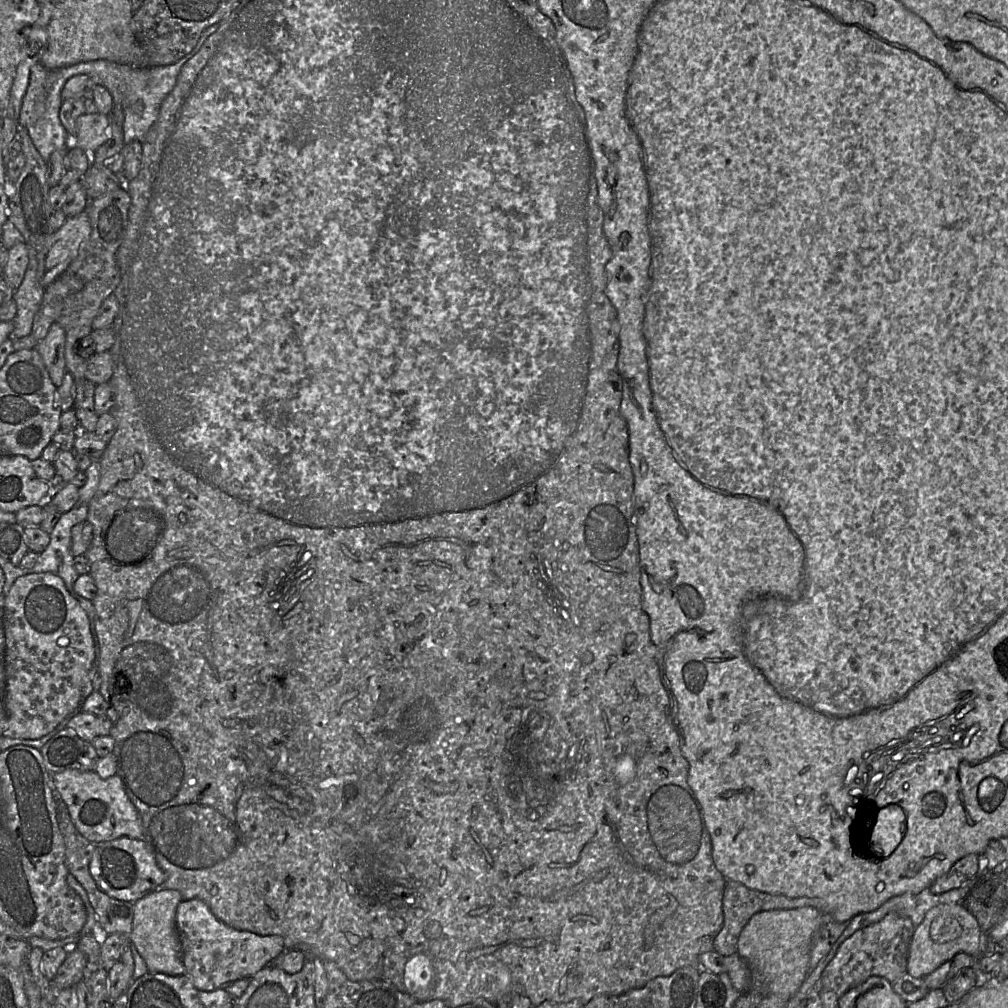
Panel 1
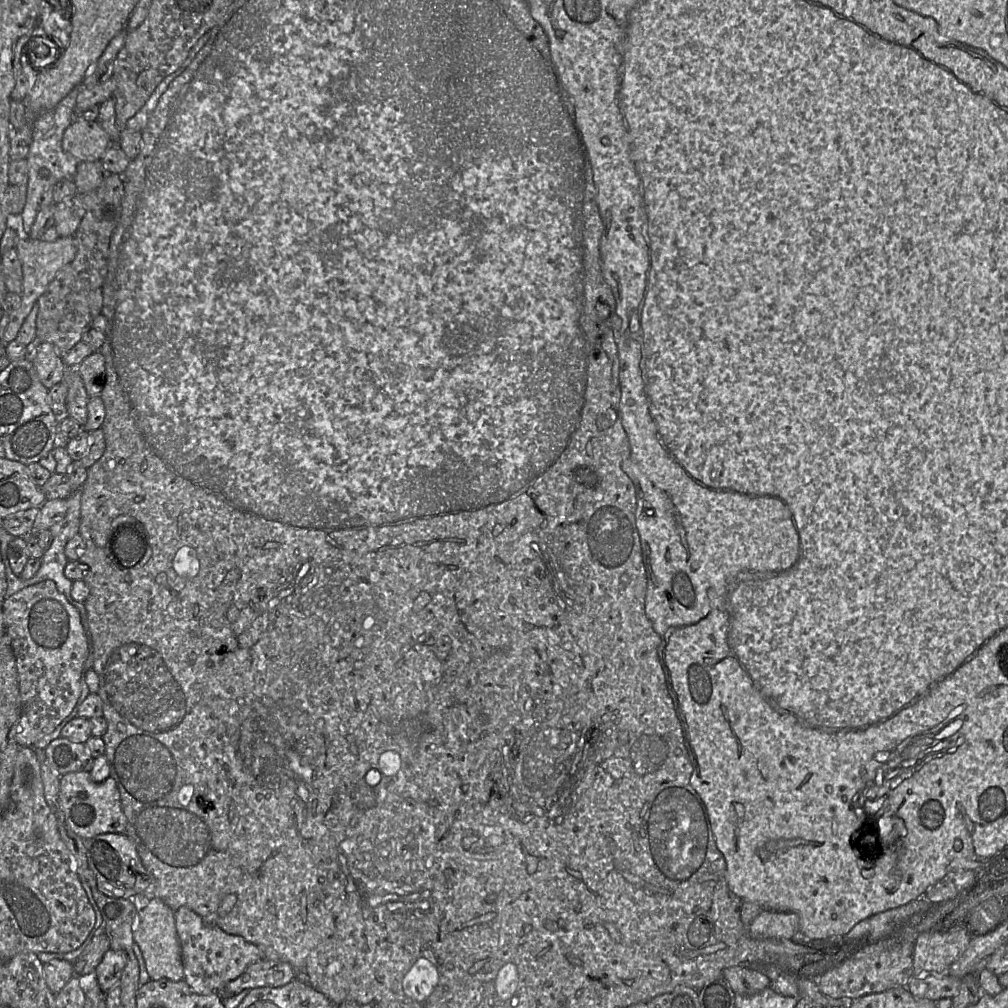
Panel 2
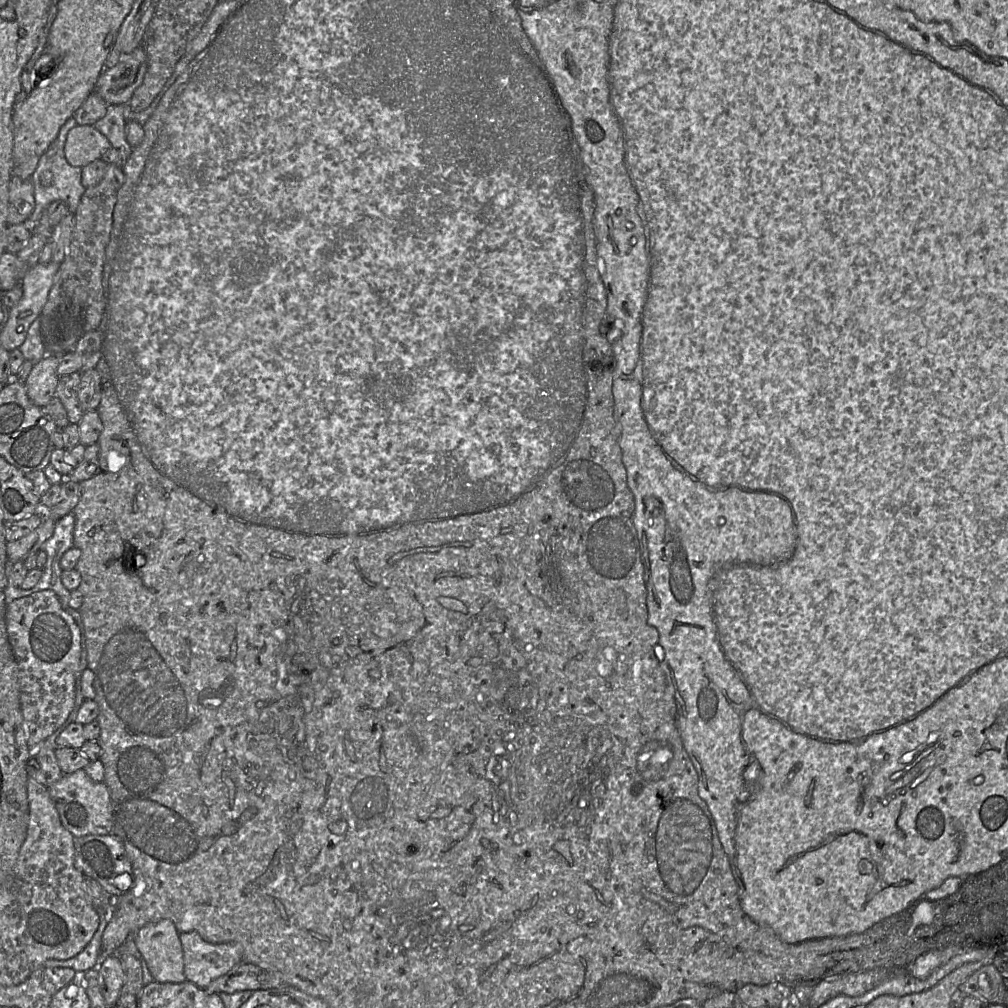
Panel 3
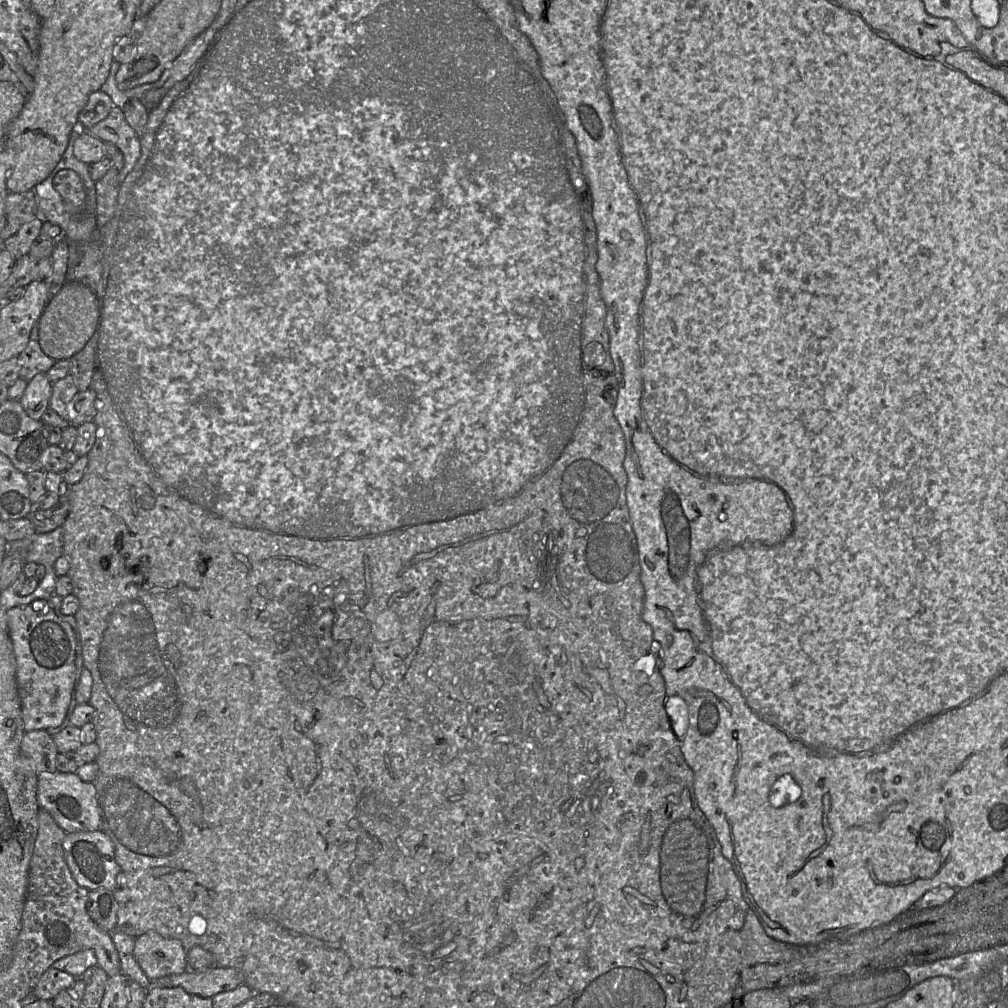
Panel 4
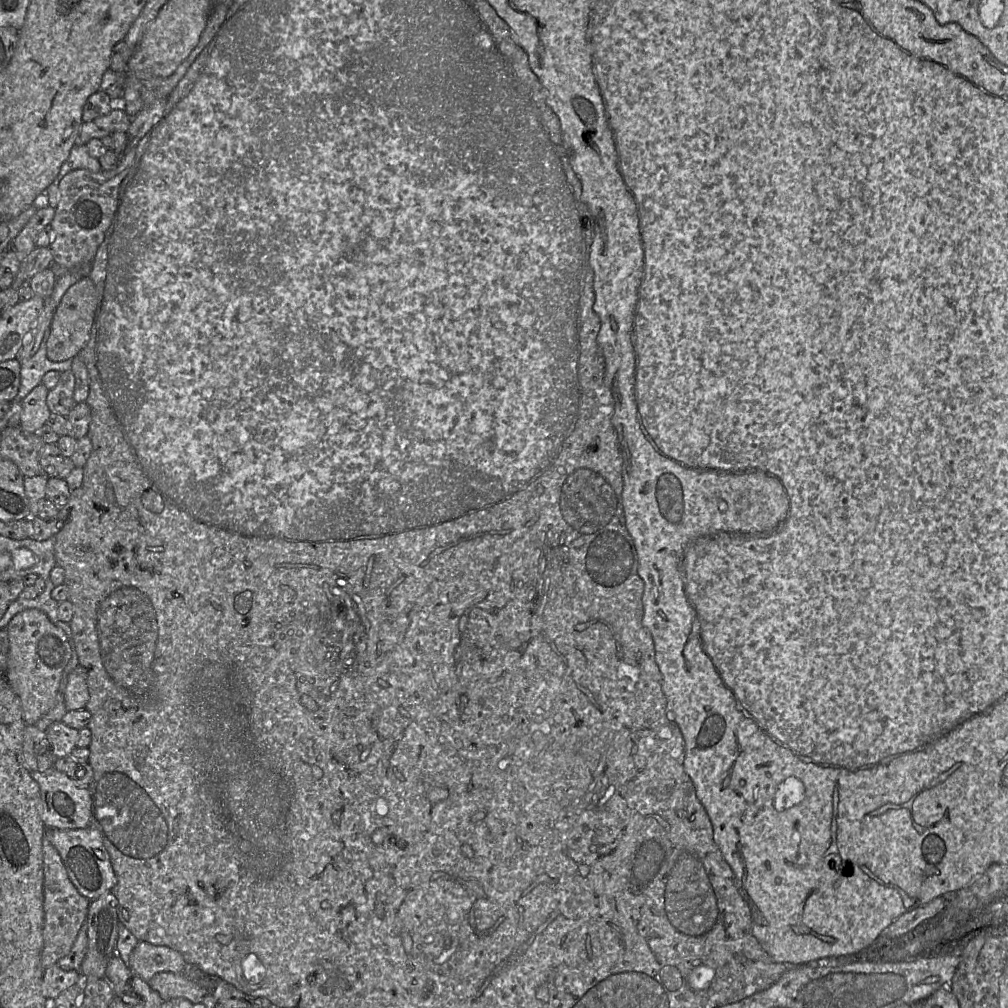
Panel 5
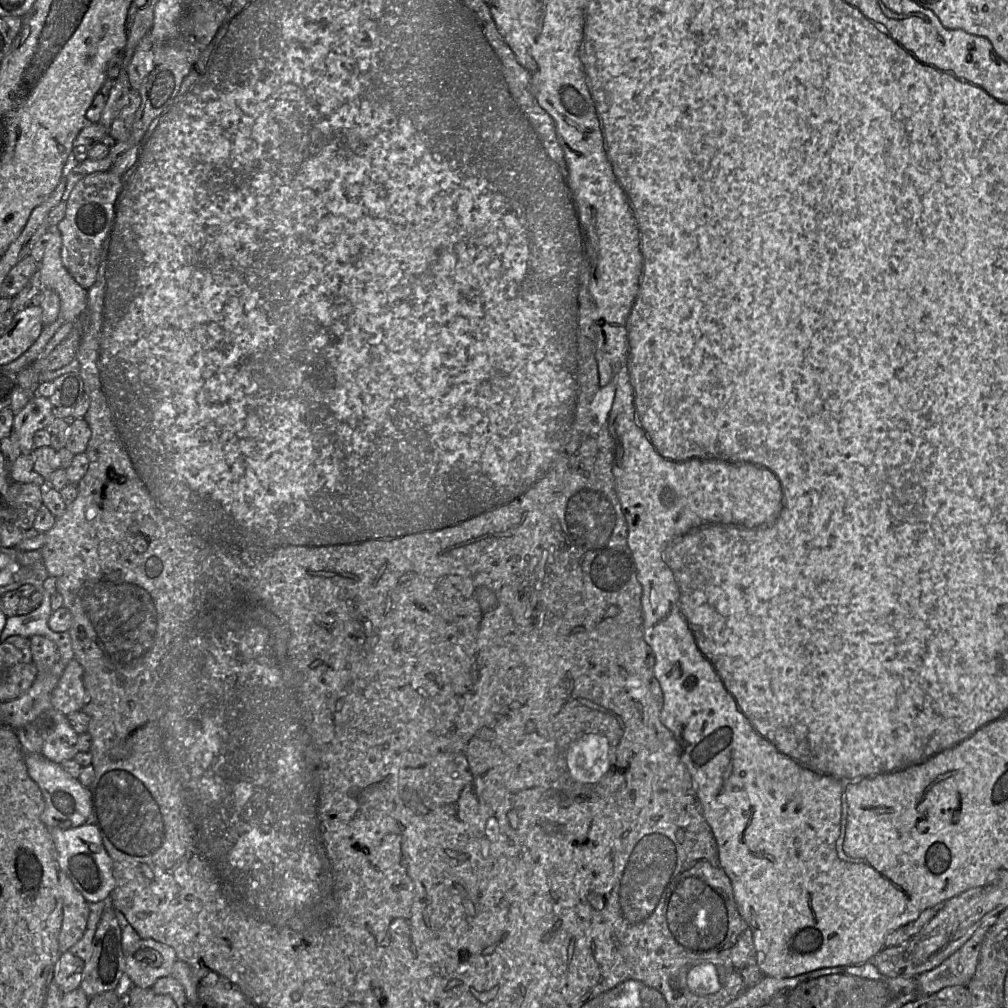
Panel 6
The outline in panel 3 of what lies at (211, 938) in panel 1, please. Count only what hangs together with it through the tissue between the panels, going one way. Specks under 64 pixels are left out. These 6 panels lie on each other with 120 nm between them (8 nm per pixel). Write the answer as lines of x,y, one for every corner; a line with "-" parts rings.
197,932
180,933
183,950
184,975
187,981
205,989
213,980
226,974
242,962
242,951
234,943
212,944
201,938

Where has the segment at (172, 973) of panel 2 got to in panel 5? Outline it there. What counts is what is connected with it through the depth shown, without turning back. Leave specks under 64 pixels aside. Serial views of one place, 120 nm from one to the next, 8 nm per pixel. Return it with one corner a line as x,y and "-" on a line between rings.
139,941
129,956
129,968
149,982
161,972
182,973
186,962
182,954
167,946

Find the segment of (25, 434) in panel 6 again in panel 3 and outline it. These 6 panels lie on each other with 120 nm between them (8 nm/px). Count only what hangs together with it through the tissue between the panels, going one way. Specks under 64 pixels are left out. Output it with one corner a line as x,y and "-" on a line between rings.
47,354
37,362
26,380
29,399
38,407
44,408
55,396
59,381
57,367
61,355

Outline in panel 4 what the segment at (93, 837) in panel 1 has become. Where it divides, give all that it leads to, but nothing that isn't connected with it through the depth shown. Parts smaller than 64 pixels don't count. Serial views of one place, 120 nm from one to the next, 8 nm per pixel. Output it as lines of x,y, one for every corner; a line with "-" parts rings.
42,772
38,774
37,801
39,808
46,810
56,824
66,833
102,830
102,816
95,785
83,781
77,773

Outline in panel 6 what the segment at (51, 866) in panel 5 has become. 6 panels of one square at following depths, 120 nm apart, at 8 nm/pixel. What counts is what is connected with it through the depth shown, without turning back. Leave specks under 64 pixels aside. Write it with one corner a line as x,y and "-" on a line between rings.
59,869
58,888
62,898
62,923
58,935
59,952
68,951
83,935
89,914
88,902

